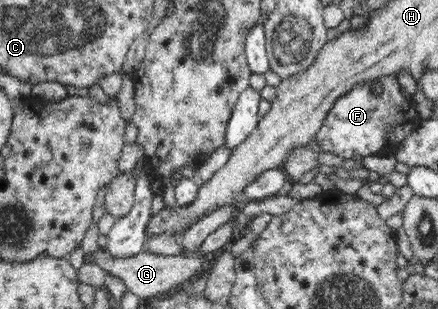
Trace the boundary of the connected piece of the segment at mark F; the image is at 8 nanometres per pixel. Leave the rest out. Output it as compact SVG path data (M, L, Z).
M381 77L380 81L383 91L379 96L371 91L371 84L363 83L335 102L316 136L322 152L333 152L345 160L374 155L383 148L399 146L419 126L420 116L411 99L402 94L397 79Z

